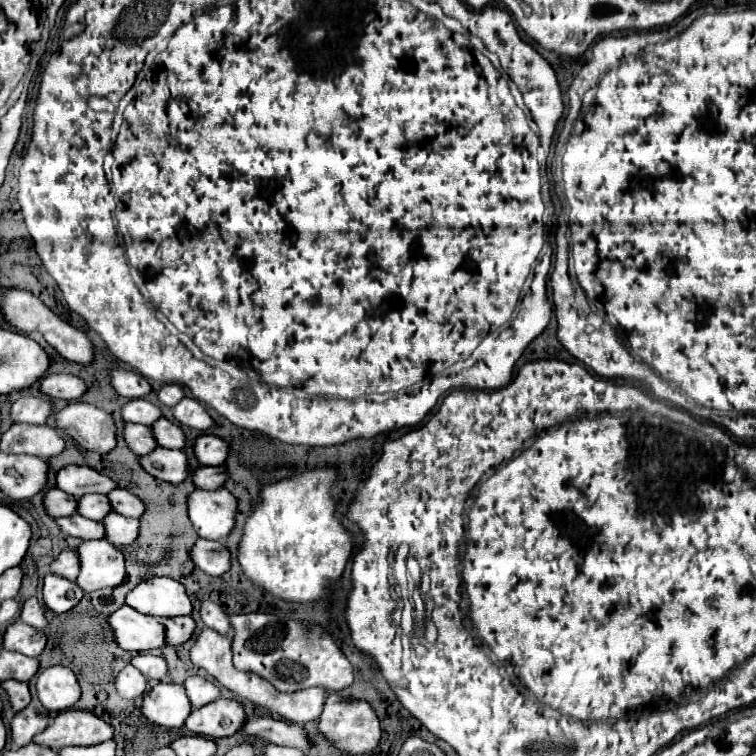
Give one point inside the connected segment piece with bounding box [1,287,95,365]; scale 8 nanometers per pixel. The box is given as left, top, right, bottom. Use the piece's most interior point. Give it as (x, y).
(21, 309)

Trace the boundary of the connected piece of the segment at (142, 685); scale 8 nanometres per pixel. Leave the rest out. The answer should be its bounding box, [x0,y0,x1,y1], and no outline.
[117,665,147,701]

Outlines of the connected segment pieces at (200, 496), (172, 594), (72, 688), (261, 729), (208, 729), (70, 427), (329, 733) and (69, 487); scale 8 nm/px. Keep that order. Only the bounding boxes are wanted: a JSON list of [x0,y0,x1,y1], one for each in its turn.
[[189,489,237,539],[125,577,193,617],[37,665,81,711],[243,717,313,749],[185,699,247,739],[57,403,117,455],[319,693,381,755],[57,465,119,497]]

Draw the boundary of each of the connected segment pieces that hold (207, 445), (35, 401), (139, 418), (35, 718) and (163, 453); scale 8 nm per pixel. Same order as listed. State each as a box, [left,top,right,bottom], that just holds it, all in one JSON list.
[[195,435,229,465],[11,395,53,425],[123,399,161,425],[11,707,49,747],[141,449,189,485]]

